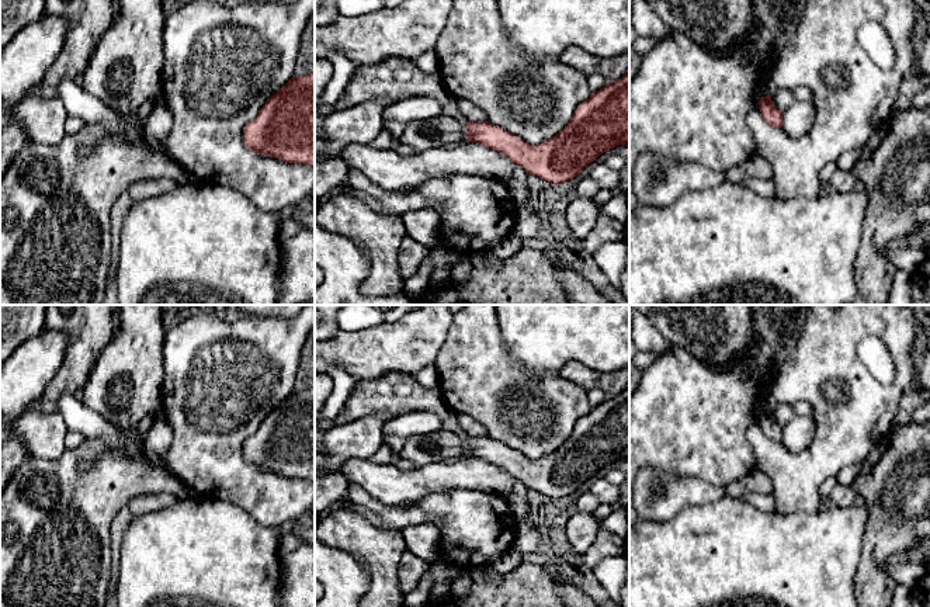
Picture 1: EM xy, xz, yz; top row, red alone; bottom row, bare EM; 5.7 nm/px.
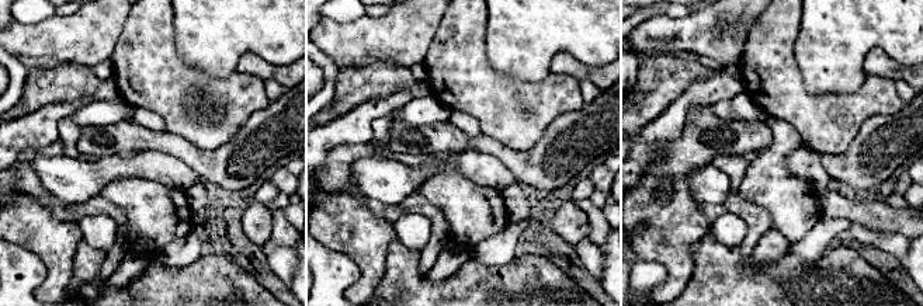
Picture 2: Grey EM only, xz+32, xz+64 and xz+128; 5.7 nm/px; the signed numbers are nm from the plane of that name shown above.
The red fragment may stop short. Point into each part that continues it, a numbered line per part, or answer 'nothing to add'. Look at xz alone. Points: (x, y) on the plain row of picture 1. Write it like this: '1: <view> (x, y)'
1: xz (443, 444)

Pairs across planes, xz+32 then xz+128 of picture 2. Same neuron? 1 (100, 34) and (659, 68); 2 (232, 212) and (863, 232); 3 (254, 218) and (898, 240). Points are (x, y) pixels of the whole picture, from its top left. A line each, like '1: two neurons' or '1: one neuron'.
1: two neurons
2: two neurons
3: two neurons

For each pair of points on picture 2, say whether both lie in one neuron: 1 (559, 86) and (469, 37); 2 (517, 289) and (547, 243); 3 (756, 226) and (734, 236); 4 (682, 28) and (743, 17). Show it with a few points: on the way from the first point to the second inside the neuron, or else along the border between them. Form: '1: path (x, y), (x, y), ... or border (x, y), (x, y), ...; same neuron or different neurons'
1: path (531, 91), (503, 91), (476, 65); same neuron
2: border (537, 253), (547, 257), (566, 274); different neurons
3: border (728, 211), (746, 225), (746, 236), (741, 244); different neurons
4: path (697, 28), (728, 28); same neuron

